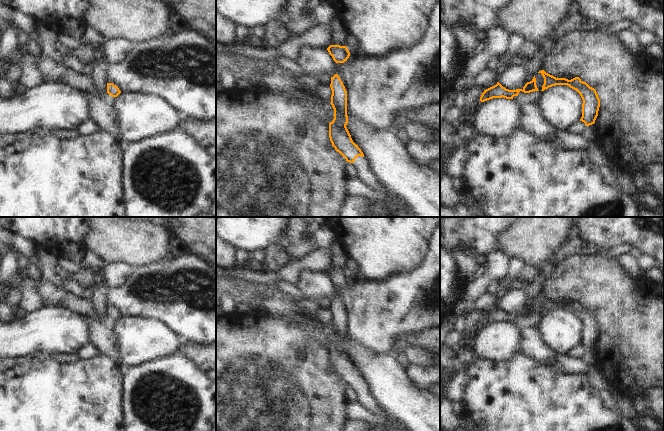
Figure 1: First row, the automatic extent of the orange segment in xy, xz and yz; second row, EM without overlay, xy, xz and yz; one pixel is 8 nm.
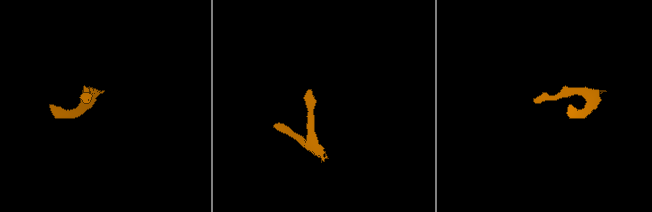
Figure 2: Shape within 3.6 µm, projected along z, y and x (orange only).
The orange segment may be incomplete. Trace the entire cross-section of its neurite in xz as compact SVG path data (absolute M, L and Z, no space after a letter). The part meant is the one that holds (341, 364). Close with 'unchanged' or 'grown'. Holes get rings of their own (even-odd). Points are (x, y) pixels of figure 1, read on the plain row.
M338 298L331 301L330 308L332 319L331 329L334 333L334 343L329 347L329 362L332 370L347 386L352 387L357 393L357 402L367 408L375 418L375 426L381 431L390 428L387 417L390 414L379 406L369 392L368 386L361 373L356 369L346 351L347 340L347 315Z; grown

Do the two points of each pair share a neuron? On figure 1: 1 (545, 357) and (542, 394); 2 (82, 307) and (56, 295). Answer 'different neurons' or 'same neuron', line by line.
1: different neurons
2: same neuron

